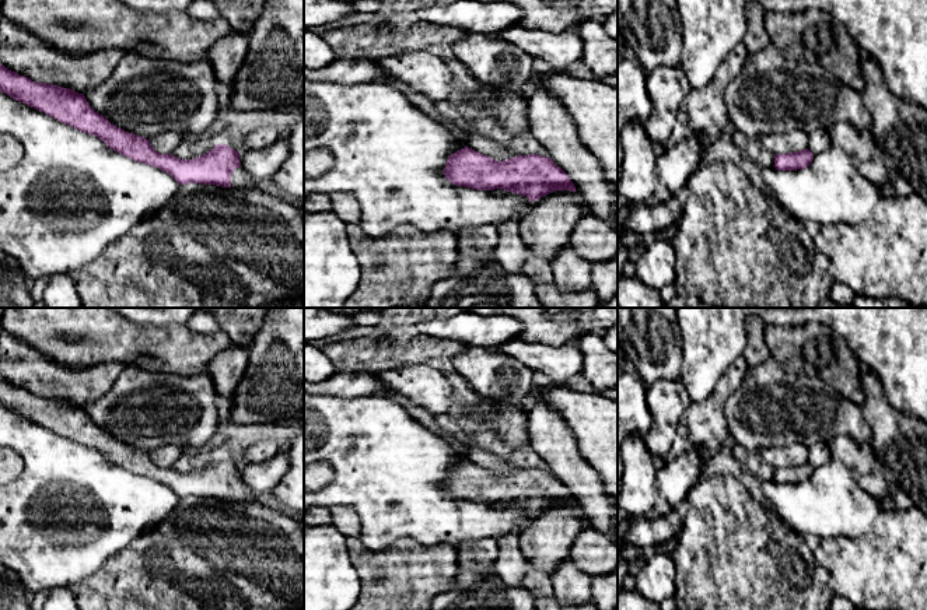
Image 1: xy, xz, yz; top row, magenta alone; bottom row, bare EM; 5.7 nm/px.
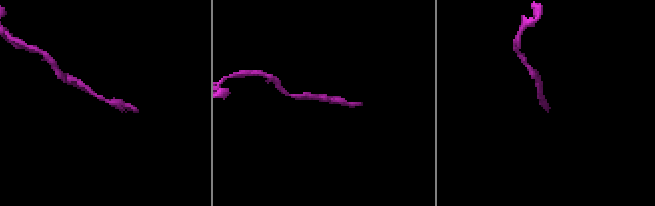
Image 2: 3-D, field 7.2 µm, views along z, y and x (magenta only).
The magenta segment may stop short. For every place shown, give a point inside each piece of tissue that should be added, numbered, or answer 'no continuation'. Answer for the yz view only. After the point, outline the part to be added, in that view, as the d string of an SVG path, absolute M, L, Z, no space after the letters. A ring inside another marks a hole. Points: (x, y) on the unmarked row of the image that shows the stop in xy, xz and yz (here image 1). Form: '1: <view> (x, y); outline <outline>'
no continuation

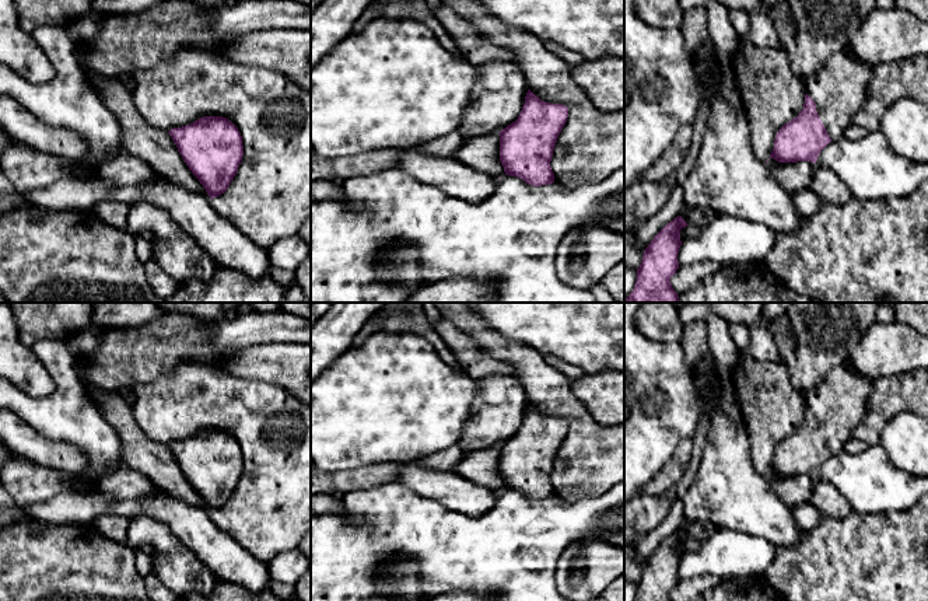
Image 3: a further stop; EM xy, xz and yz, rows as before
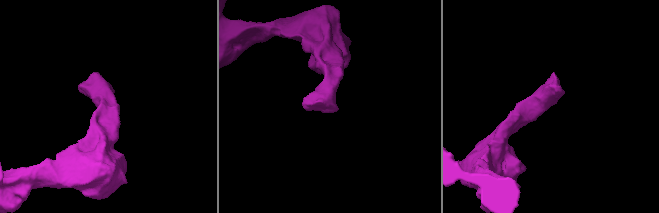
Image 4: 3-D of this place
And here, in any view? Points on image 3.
1: yz (839, 402); outline M844 361L833 368L823 382L805 394L805 405L815 415L831 454L844 450L855 426L865 417L872 382L873 380L858 374Z

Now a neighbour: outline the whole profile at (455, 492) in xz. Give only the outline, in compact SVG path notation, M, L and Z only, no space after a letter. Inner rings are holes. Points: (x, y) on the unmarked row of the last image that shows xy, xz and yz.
M416 462L402 464L393 485L406 486L423 499L474 518L491 510L500 495L455 472L435 471Z

